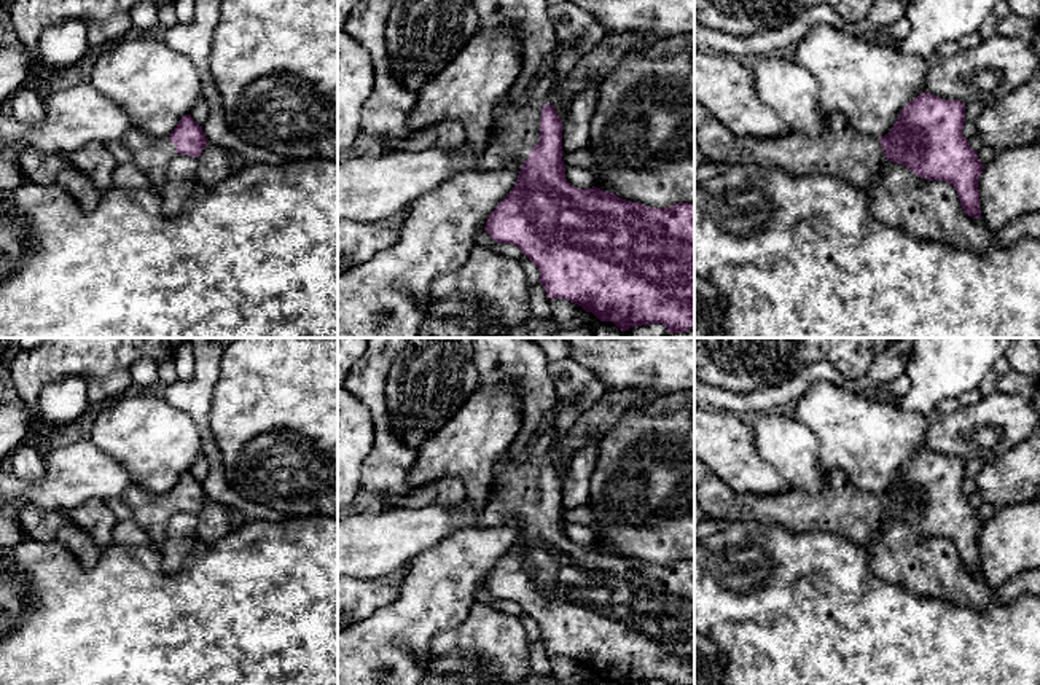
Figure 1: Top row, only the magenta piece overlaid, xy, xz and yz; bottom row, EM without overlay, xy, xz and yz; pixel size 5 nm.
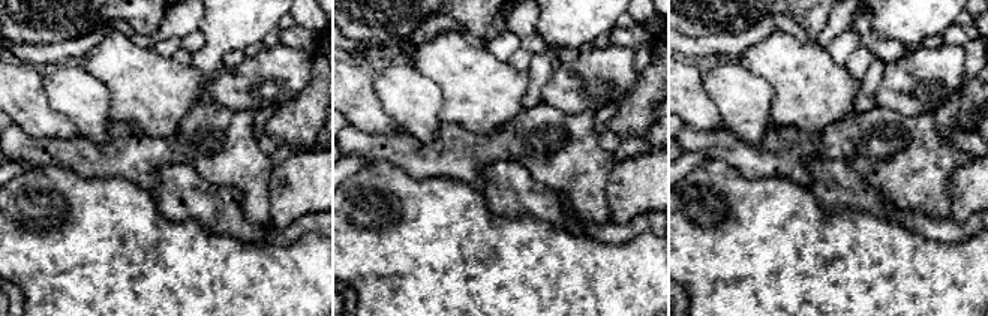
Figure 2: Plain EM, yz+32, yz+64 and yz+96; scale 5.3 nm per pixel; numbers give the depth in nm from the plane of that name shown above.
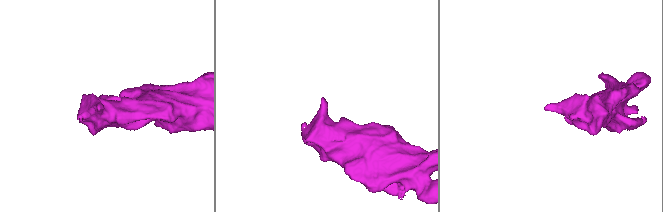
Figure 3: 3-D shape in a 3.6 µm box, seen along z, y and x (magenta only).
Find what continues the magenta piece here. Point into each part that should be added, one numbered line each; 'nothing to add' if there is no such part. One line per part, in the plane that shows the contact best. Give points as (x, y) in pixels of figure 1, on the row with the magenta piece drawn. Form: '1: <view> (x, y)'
1: xz (516, 118)

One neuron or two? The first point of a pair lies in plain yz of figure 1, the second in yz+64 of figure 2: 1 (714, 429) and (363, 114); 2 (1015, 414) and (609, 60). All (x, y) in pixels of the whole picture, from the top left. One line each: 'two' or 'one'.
1: one
2: one

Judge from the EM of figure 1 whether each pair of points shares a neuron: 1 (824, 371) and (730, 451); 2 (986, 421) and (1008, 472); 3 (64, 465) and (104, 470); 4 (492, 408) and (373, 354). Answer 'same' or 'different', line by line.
1: different
2: different
3: same
4: different

